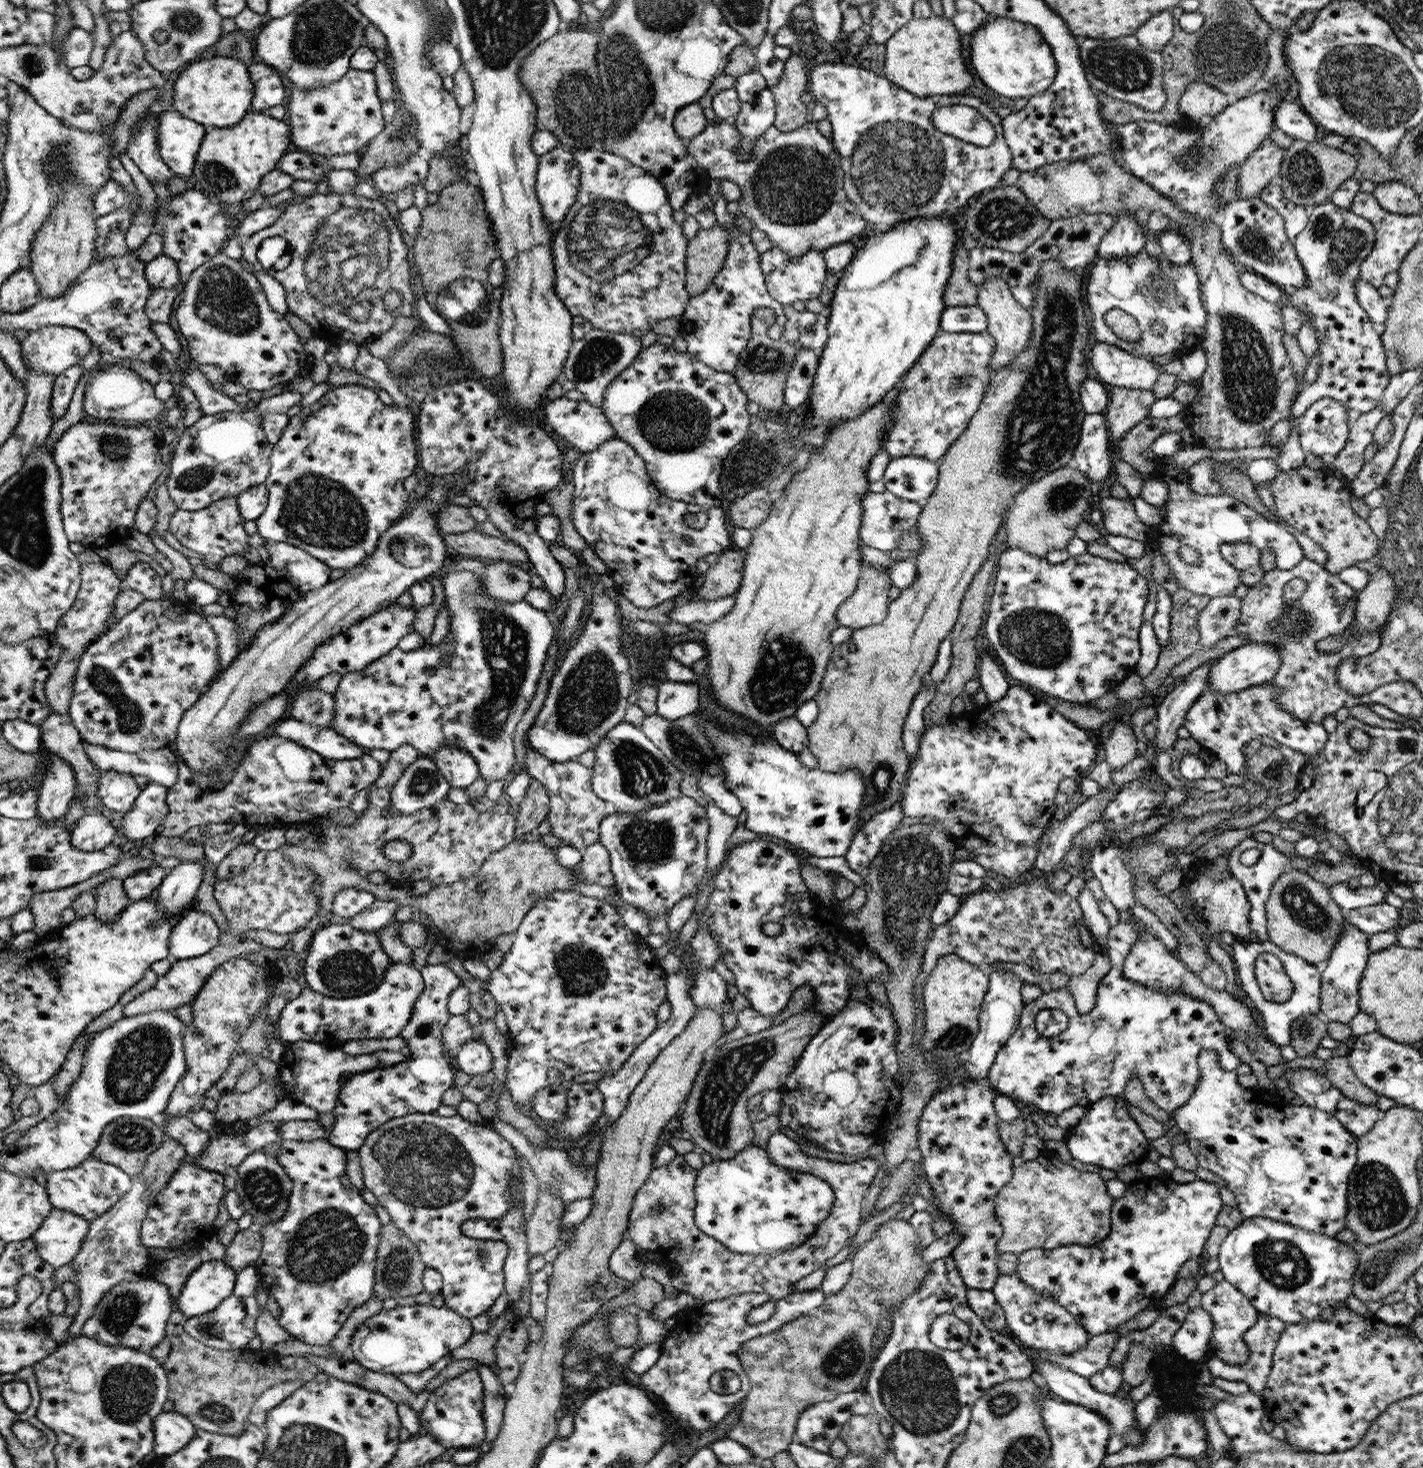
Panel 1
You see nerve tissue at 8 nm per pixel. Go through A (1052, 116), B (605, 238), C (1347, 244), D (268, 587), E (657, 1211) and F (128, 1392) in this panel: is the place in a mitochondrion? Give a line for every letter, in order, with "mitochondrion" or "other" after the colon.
A: other
B: mitochondrion
C: mitochondrion
D: other
E: mitochondrion
F: mitochondrion

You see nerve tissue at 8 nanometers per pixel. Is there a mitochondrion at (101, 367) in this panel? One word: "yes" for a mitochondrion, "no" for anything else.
no

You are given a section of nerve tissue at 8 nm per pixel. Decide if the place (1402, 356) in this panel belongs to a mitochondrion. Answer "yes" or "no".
yes

